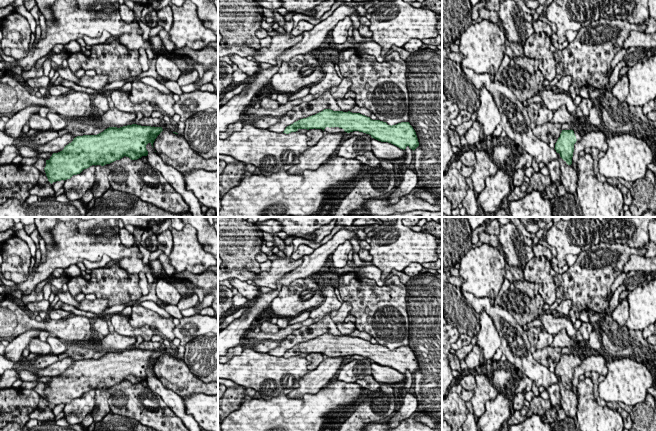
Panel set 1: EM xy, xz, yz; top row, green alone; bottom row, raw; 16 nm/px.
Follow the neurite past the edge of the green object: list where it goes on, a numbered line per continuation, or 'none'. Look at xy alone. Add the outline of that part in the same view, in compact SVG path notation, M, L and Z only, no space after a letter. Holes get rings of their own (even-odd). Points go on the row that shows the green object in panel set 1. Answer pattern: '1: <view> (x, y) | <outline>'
none

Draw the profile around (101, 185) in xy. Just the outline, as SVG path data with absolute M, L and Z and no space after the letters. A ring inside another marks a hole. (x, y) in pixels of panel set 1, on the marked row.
M106 165L95 169L95 182L92 186L93 199L100 198L108 189L111 188L108 176L111 170Z

